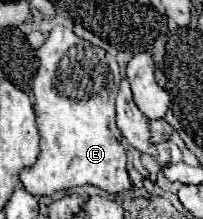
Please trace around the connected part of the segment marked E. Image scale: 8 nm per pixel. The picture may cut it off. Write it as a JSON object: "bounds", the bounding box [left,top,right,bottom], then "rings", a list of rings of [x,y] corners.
{"bounds":[19,25,131,195],"rings":[[[55,25],[45,43],[37,49],[39,69],[33,79],[35,93],[35,115],[39,129],[39,157],[31,167],[25,167],[19,177],[23,187],[35,195],[51,195],[61,189],[71,189],[79,185],[95,185],[107,193],[123,193],[131,187],[127,169],[125,169],[125,149],[119,141],[121,133],[115,125],[115,95],[119,89],[119,67],[113,55],[101,47],[91,45],[89,41],[77,37],[71,29]]]}

